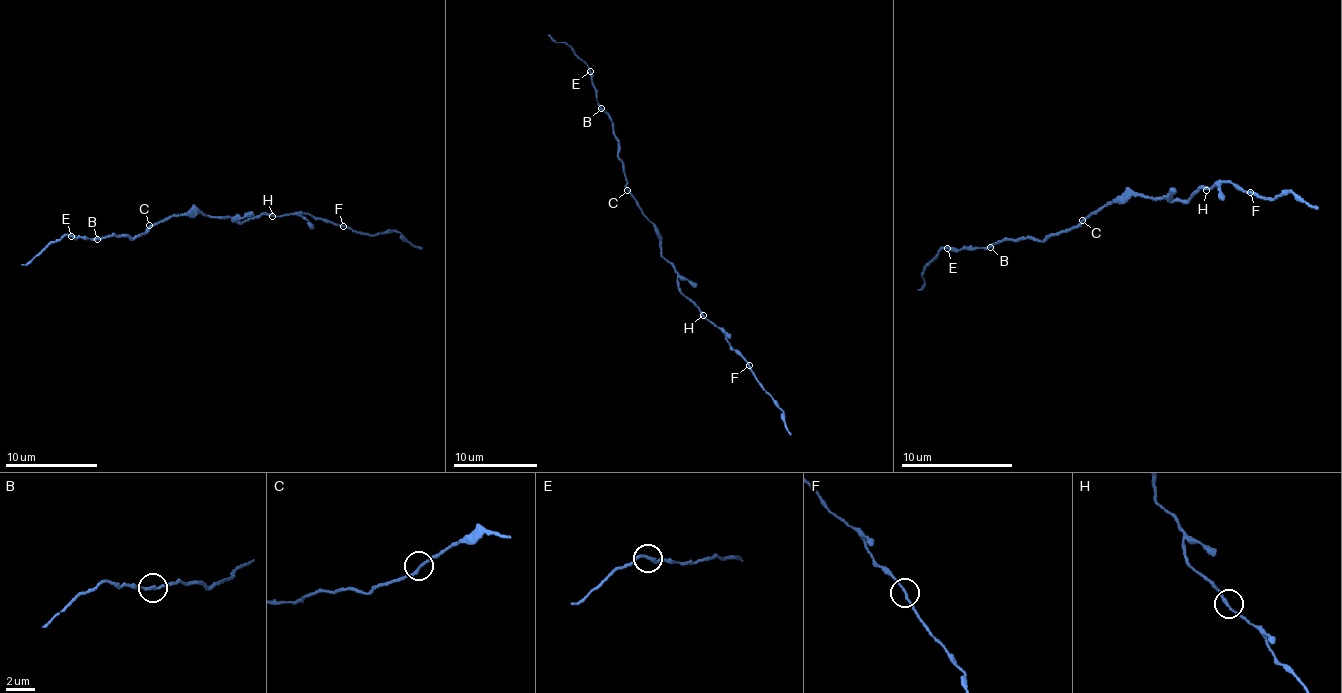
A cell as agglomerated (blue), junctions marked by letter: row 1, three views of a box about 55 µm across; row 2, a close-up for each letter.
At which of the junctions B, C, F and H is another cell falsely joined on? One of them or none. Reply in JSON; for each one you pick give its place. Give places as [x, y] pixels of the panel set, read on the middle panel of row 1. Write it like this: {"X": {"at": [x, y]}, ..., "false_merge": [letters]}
{"B": {"at": [601, 108]}, "false_merge": ["B"]}

